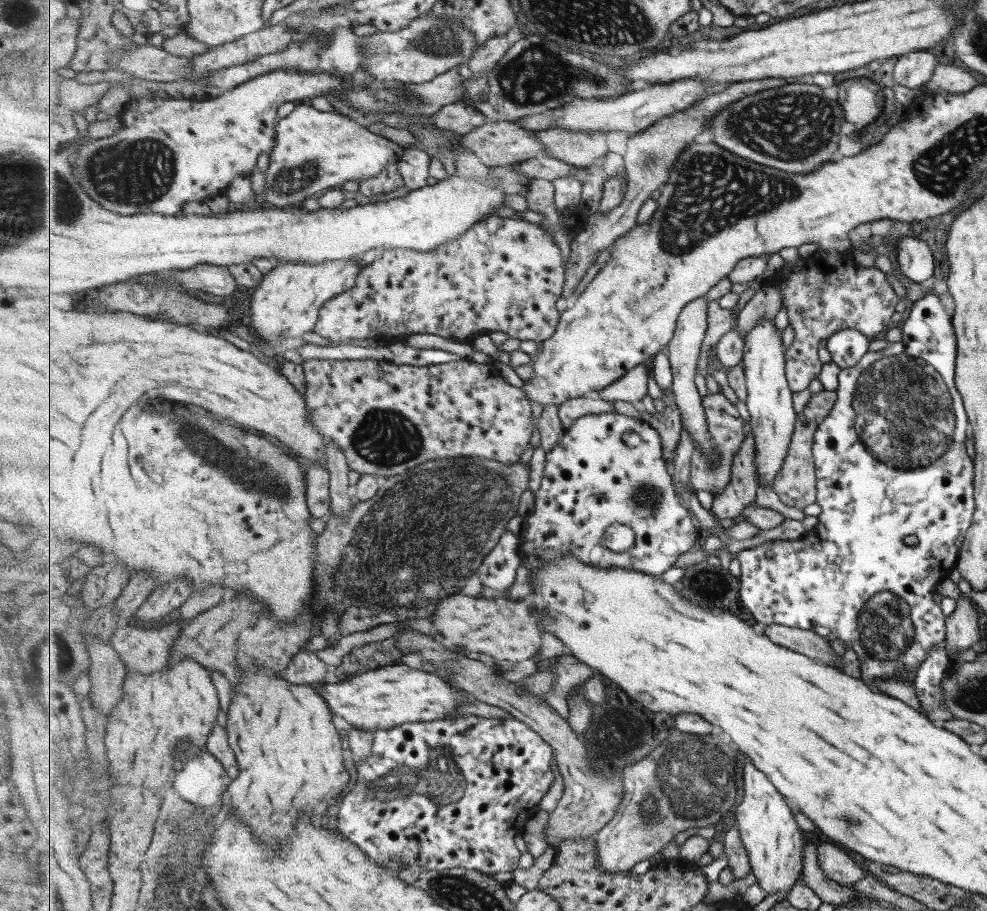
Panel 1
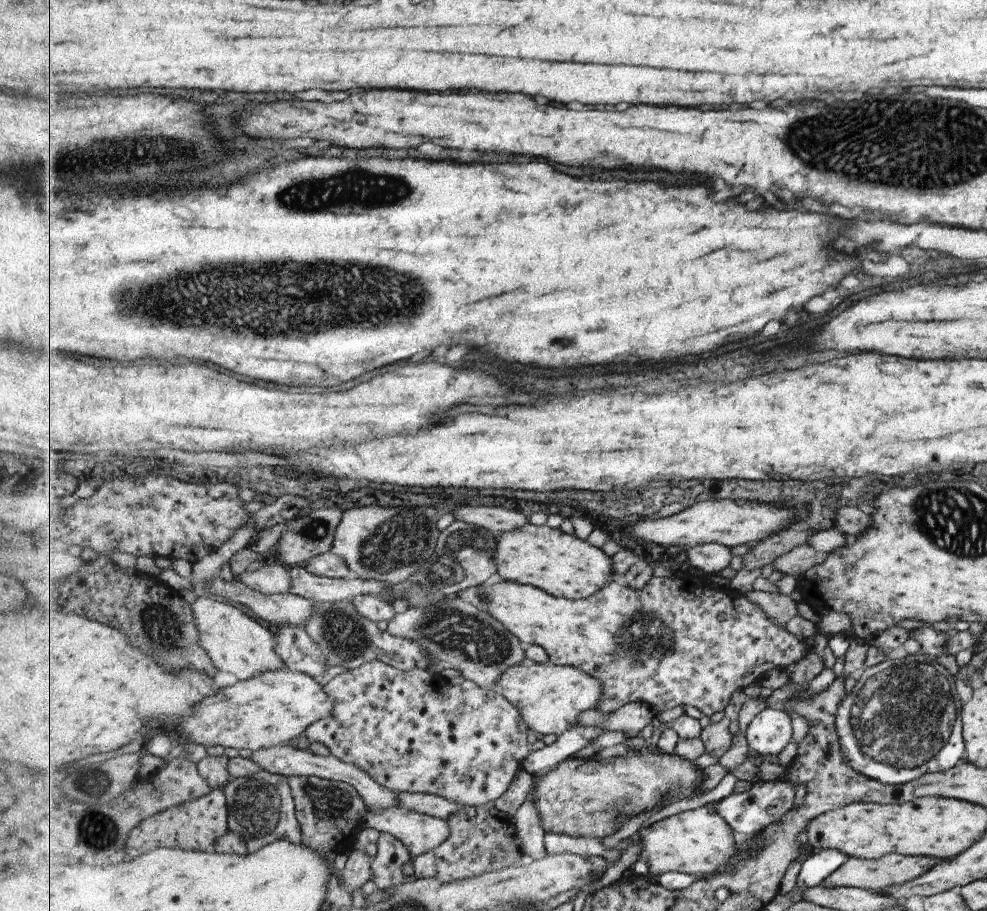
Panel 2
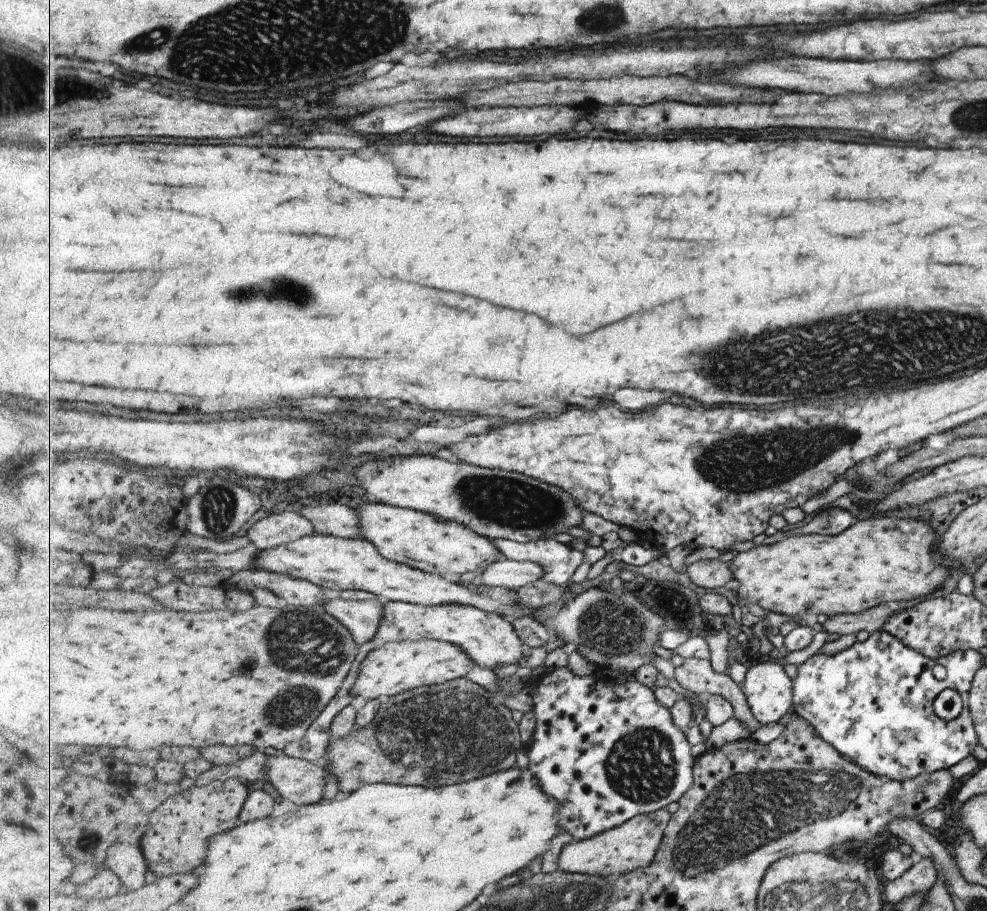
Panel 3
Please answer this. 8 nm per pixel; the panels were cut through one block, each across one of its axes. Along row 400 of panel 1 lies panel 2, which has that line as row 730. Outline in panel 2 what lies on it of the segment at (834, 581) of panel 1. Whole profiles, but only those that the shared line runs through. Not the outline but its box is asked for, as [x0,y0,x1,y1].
[834,653,964,785]

